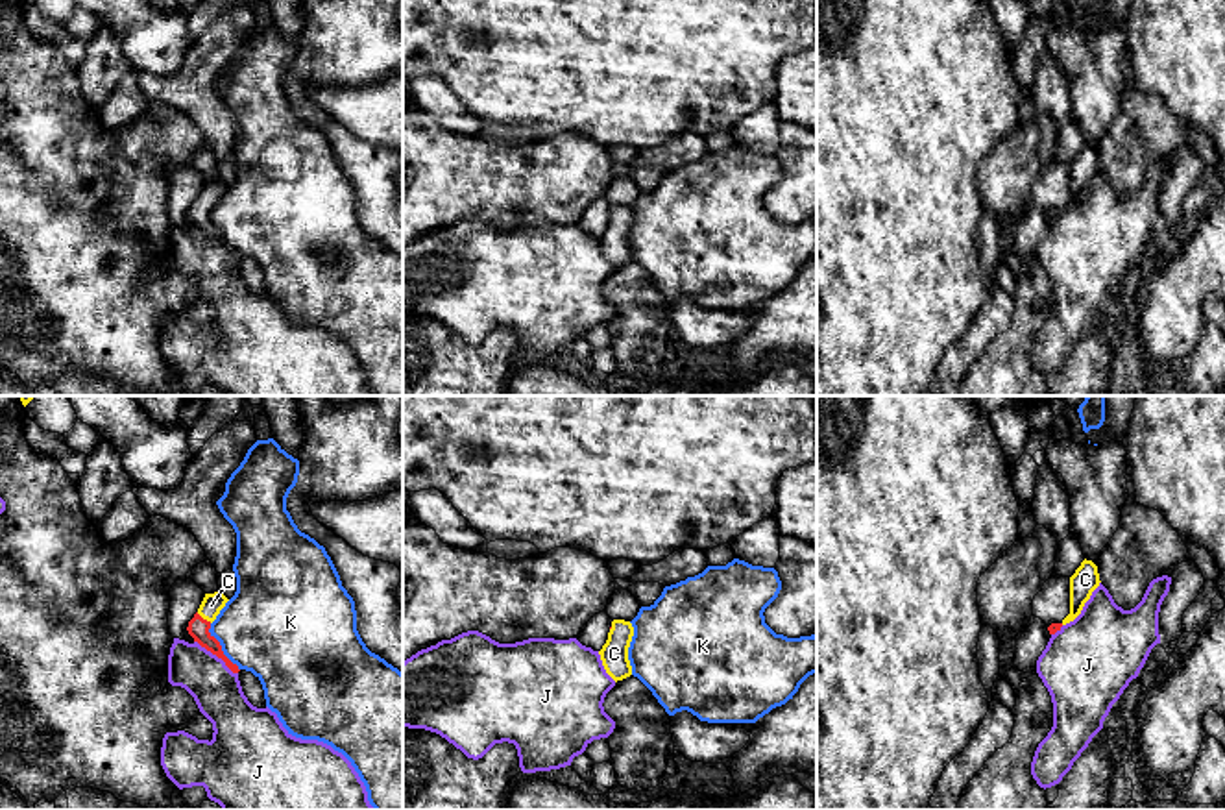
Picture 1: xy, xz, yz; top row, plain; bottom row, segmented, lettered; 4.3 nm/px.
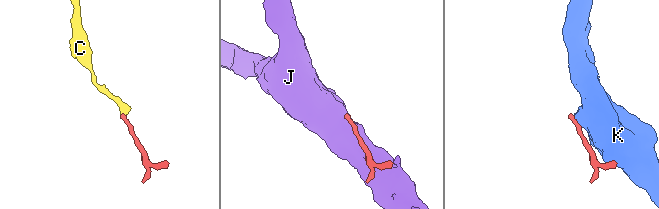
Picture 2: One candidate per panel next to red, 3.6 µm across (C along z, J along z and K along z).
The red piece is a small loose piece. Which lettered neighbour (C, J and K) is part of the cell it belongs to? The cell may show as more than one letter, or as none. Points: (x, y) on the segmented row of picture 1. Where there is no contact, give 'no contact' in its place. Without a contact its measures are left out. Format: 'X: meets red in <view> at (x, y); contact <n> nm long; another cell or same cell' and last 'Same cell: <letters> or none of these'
C: meets red in xy at (202, 618); contact 80 nm long; same cell
J: meets red in xy at (217, 655); contact 240 nm long; another cell
K: meets red in xy at (220, 648); contact 240 nm long; another cell
Same cell: C

